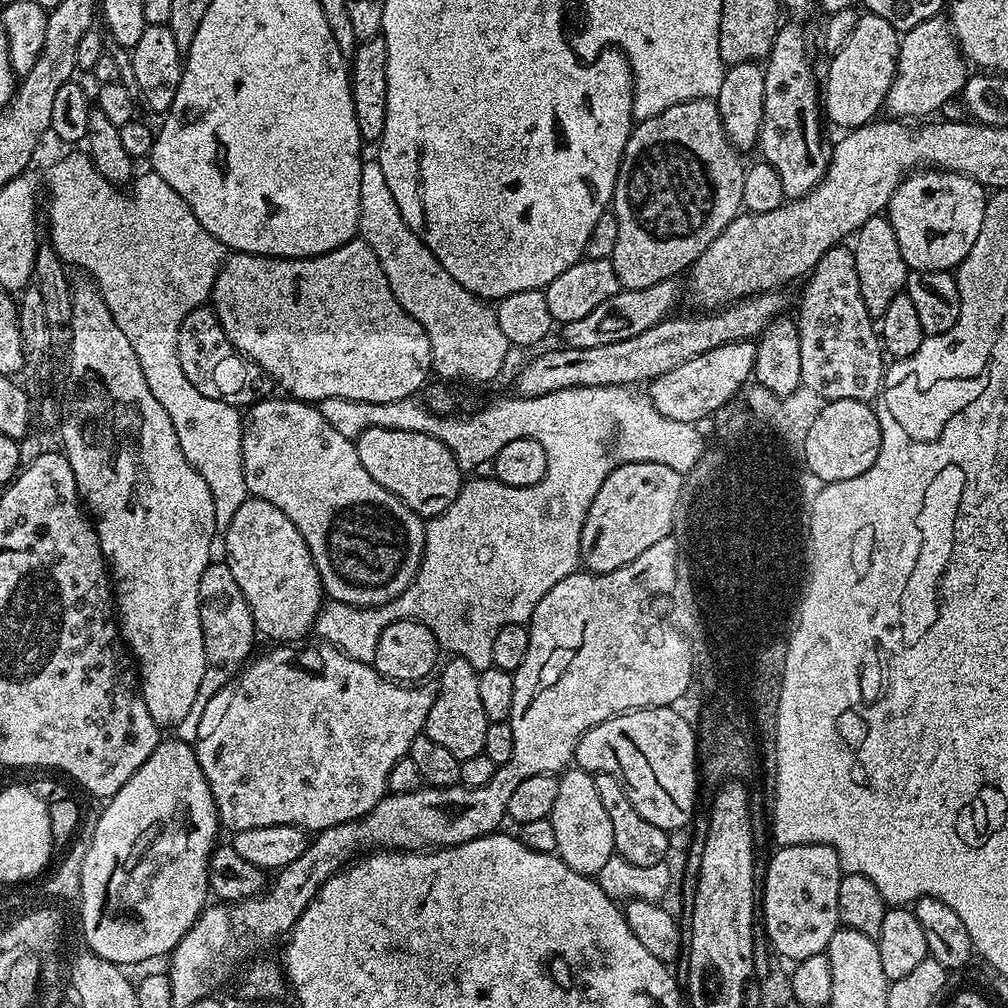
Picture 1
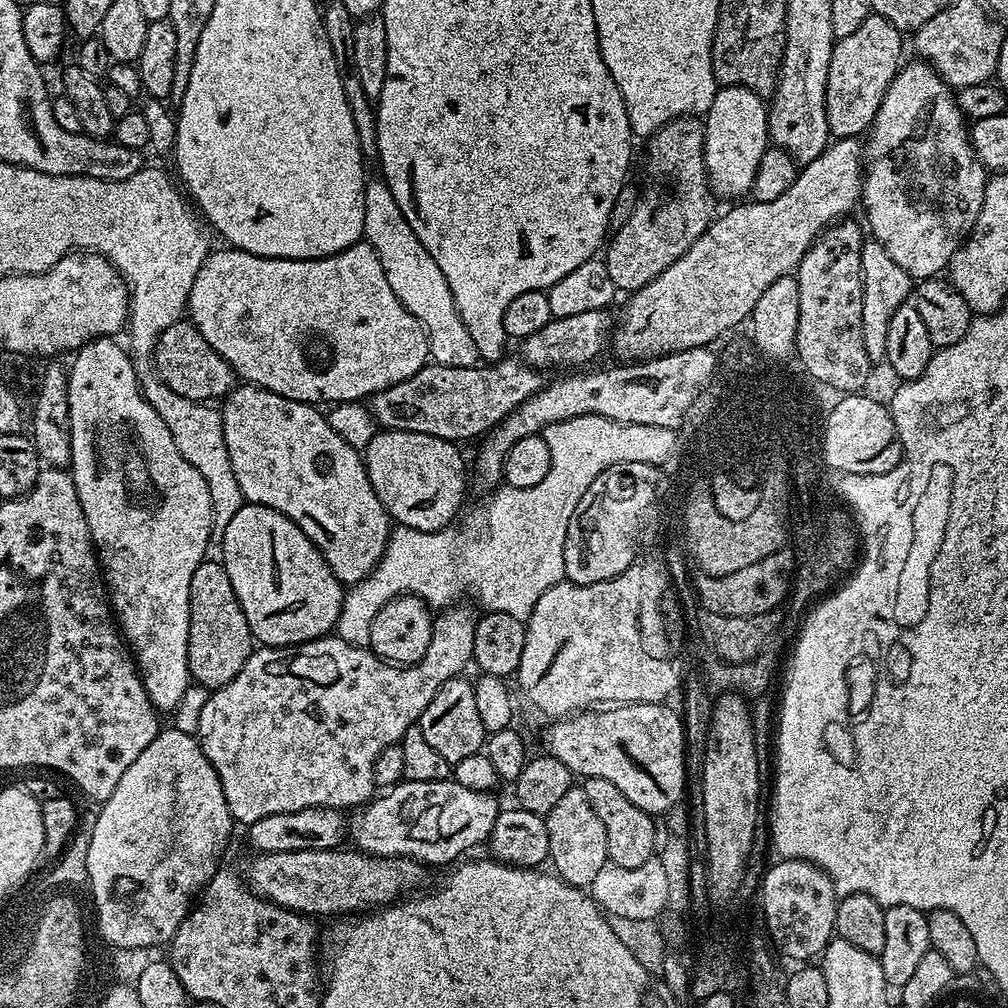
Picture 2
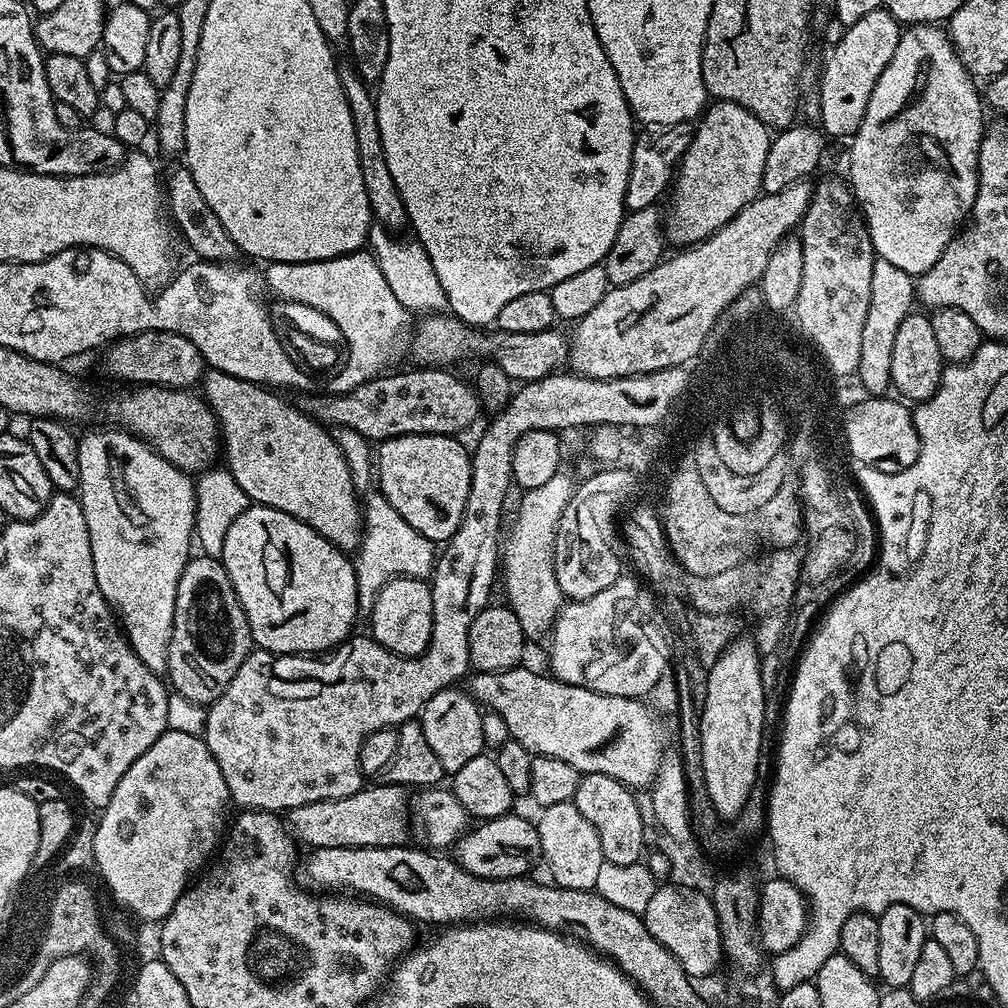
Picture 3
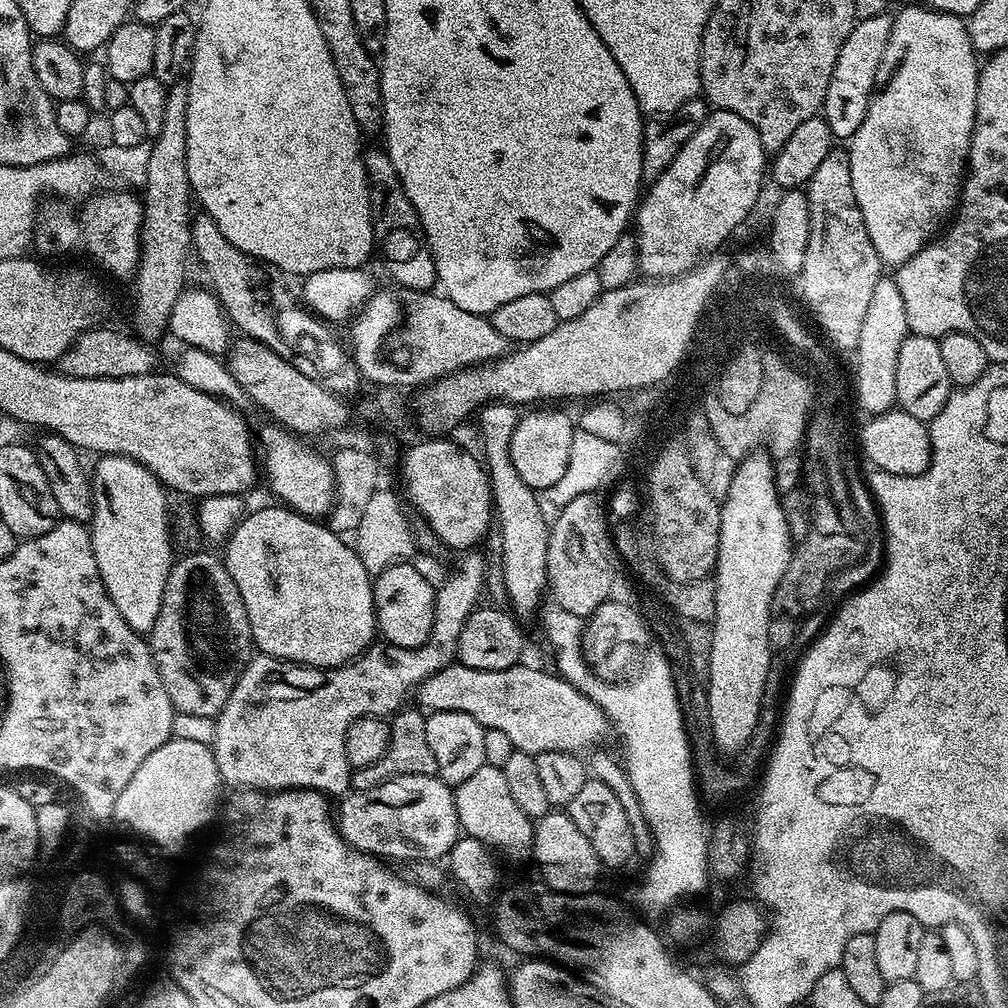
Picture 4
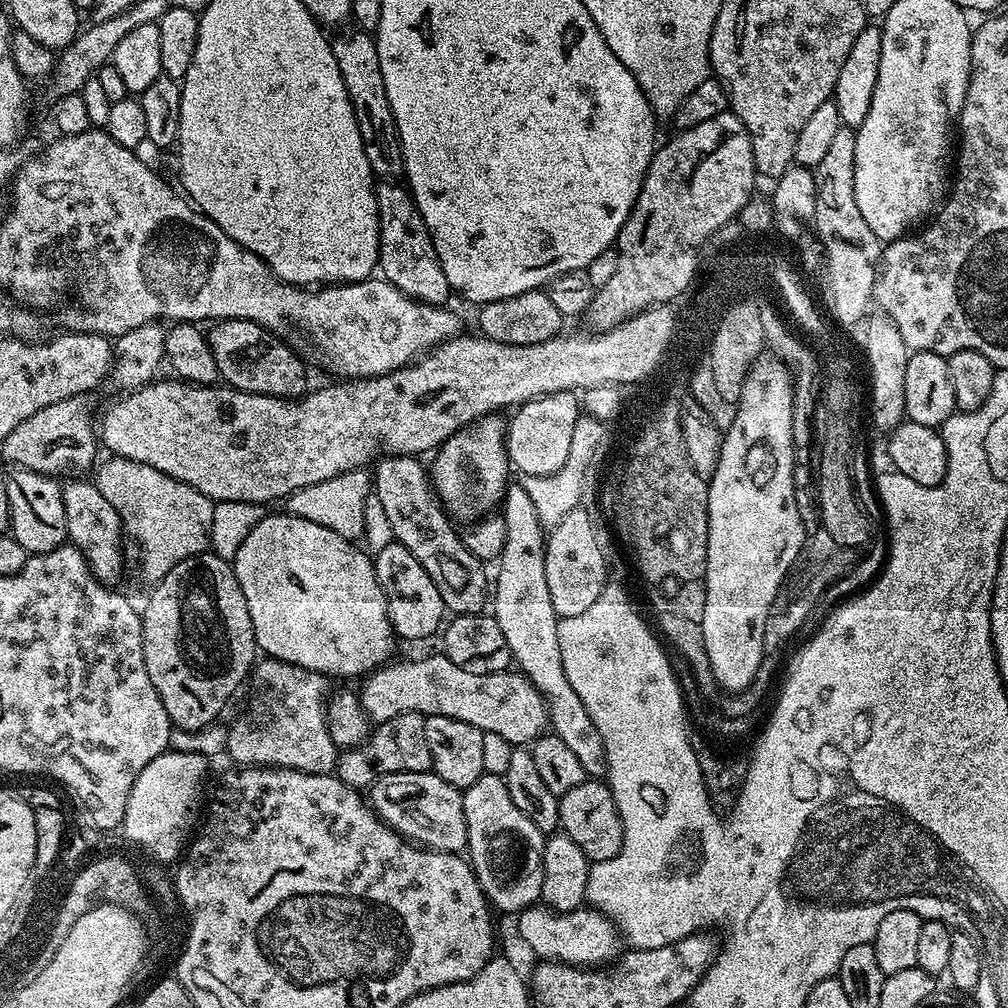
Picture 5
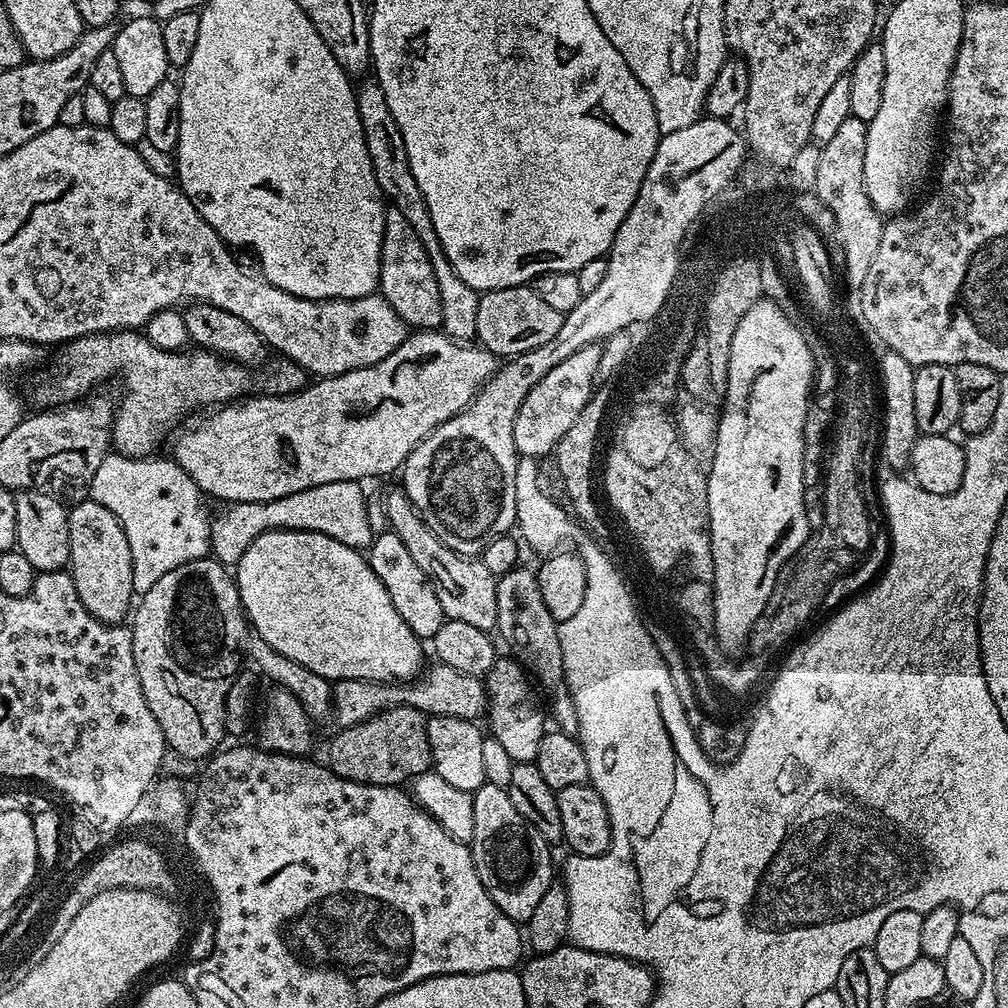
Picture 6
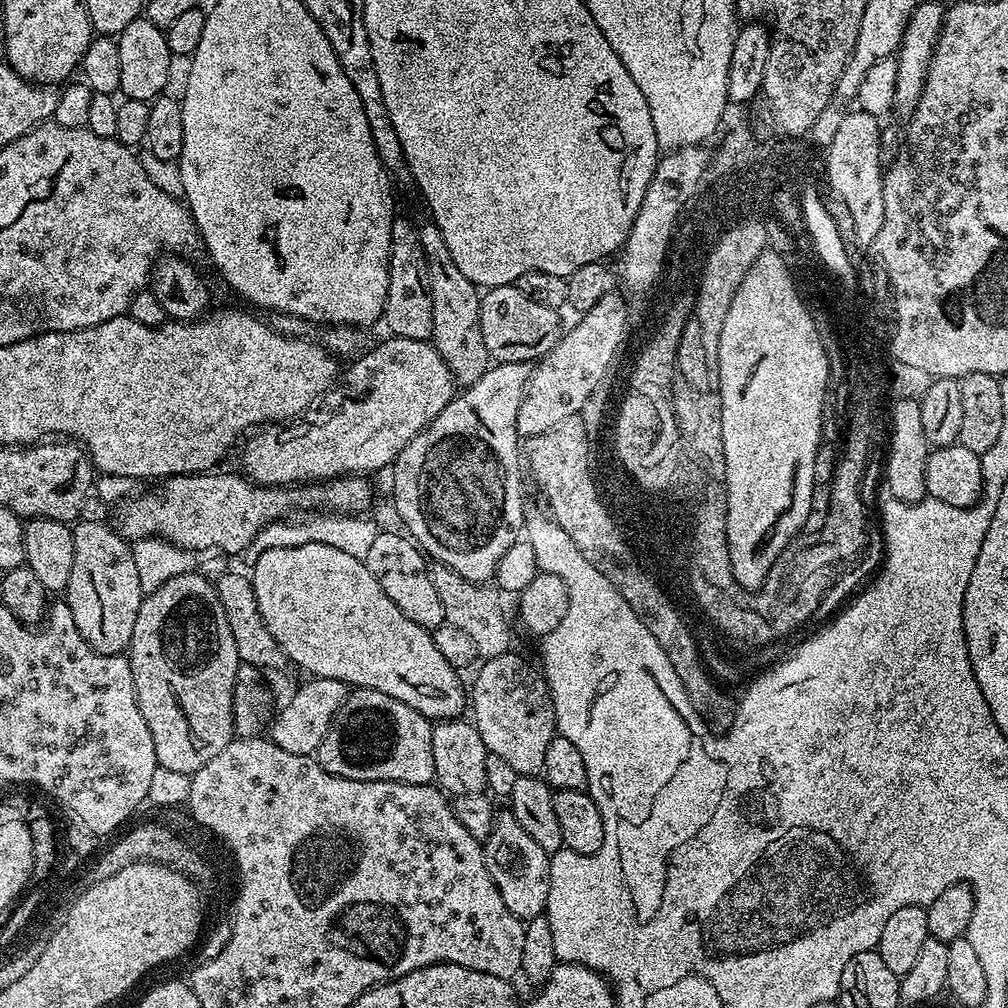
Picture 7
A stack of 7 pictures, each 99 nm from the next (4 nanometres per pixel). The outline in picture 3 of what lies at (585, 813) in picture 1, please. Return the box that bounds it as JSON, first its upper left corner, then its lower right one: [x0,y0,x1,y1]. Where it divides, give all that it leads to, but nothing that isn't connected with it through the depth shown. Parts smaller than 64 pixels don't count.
[534,801,605,892]

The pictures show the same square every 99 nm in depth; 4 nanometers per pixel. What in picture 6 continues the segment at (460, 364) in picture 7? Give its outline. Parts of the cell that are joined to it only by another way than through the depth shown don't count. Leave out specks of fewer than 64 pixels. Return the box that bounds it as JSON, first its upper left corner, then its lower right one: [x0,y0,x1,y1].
[356,82,480,341]

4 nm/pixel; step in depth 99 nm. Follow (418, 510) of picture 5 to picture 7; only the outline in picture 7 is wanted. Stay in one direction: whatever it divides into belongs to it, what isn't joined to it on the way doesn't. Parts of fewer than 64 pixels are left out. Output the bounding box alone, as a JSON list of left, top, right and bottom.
[432,565,511,659]

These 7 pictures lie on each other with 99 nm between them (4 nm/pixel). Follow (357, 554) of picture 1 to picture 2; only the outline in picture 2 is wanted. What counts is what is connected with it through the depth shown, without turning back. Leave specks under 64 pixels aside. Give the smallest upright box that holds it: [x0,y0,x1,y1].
[220,382,394,586]

